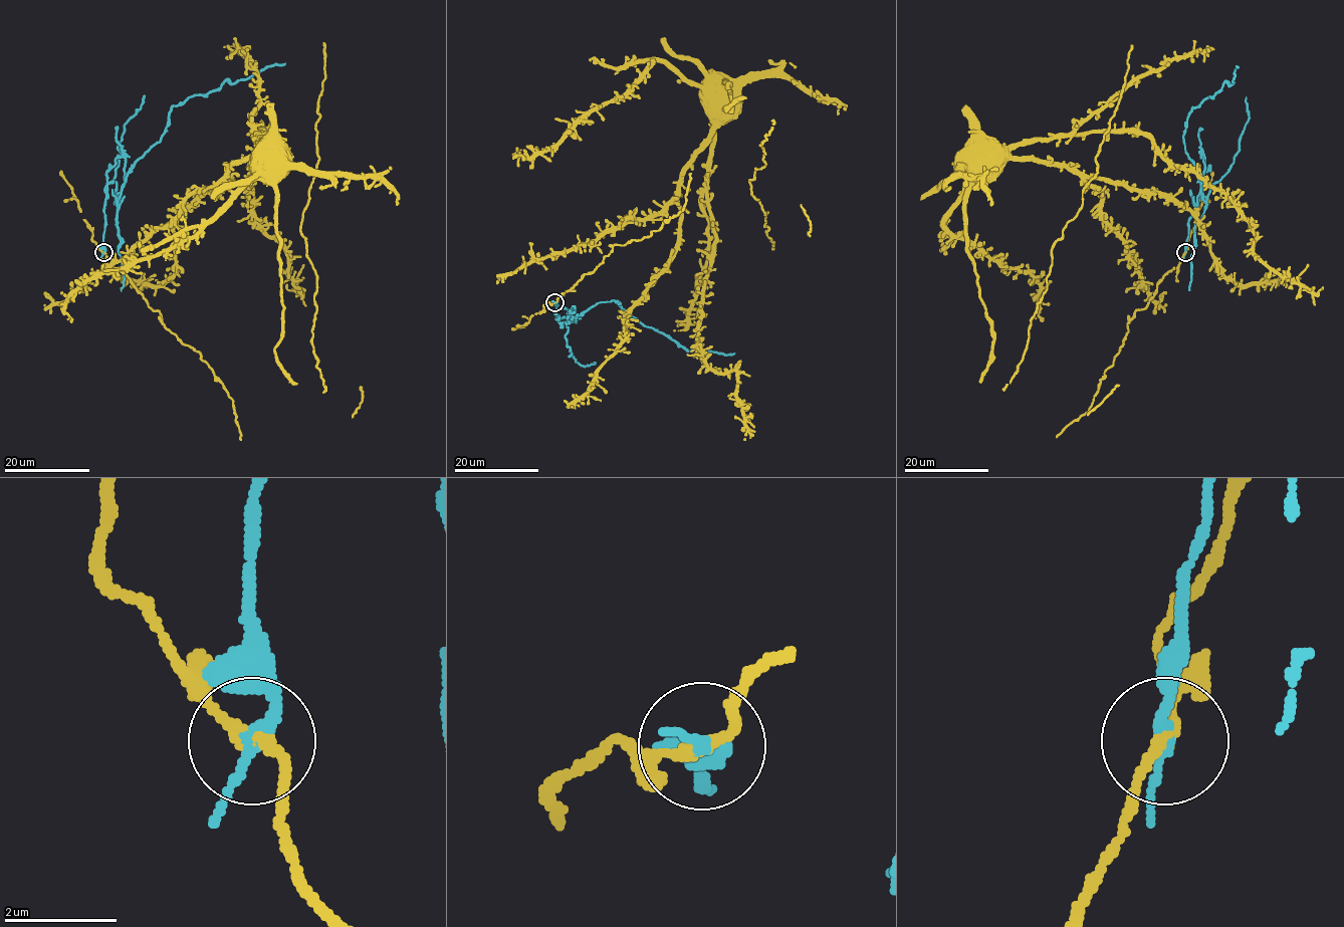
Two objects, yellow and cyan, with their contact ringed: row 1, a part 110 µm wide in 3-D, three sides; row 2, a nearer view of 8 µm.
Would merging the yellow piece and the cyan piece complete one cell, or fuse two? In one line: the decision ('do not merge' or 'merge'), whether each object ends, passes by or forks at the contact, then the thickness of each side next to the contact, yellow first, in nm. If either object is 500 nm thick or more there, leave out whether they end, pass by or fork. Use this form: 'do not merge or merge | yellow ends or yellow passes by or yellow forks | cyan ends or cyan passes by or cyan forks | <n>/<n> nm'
do not merge | yellow passes by | cyan passes by | 200/200 nm

